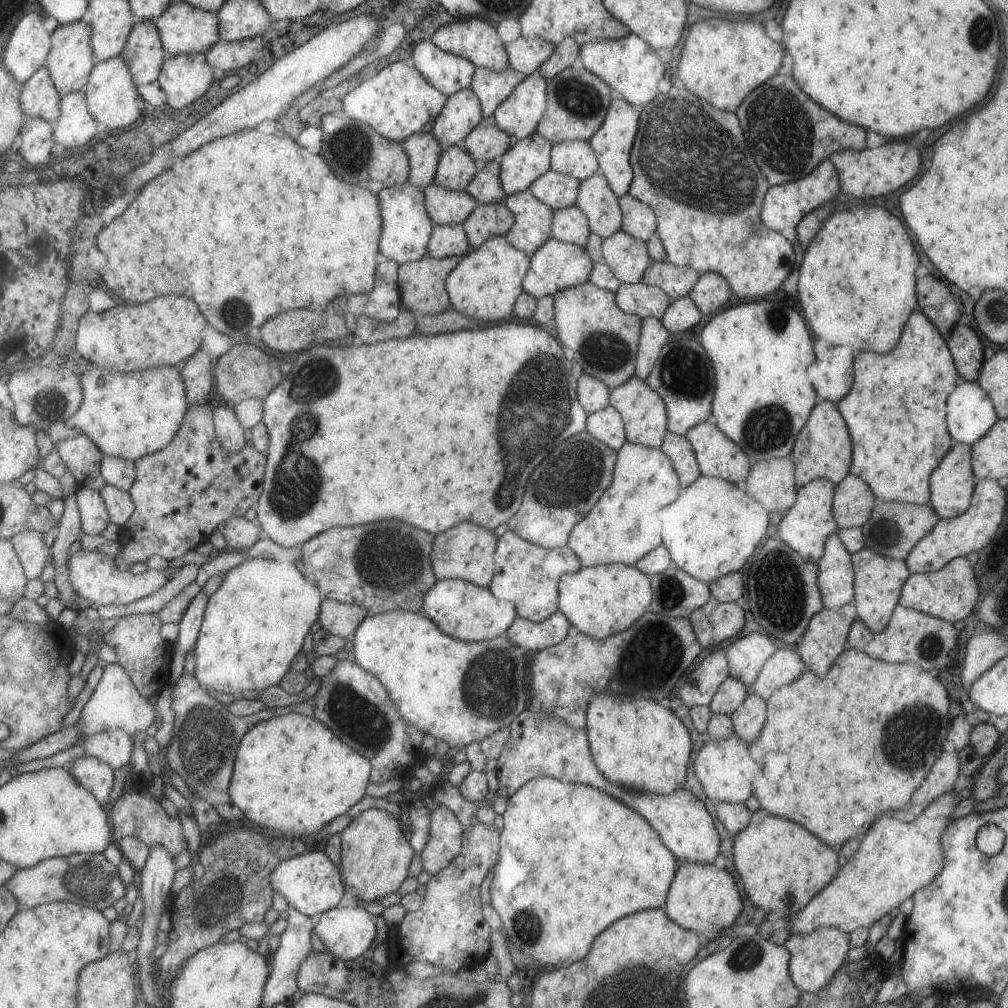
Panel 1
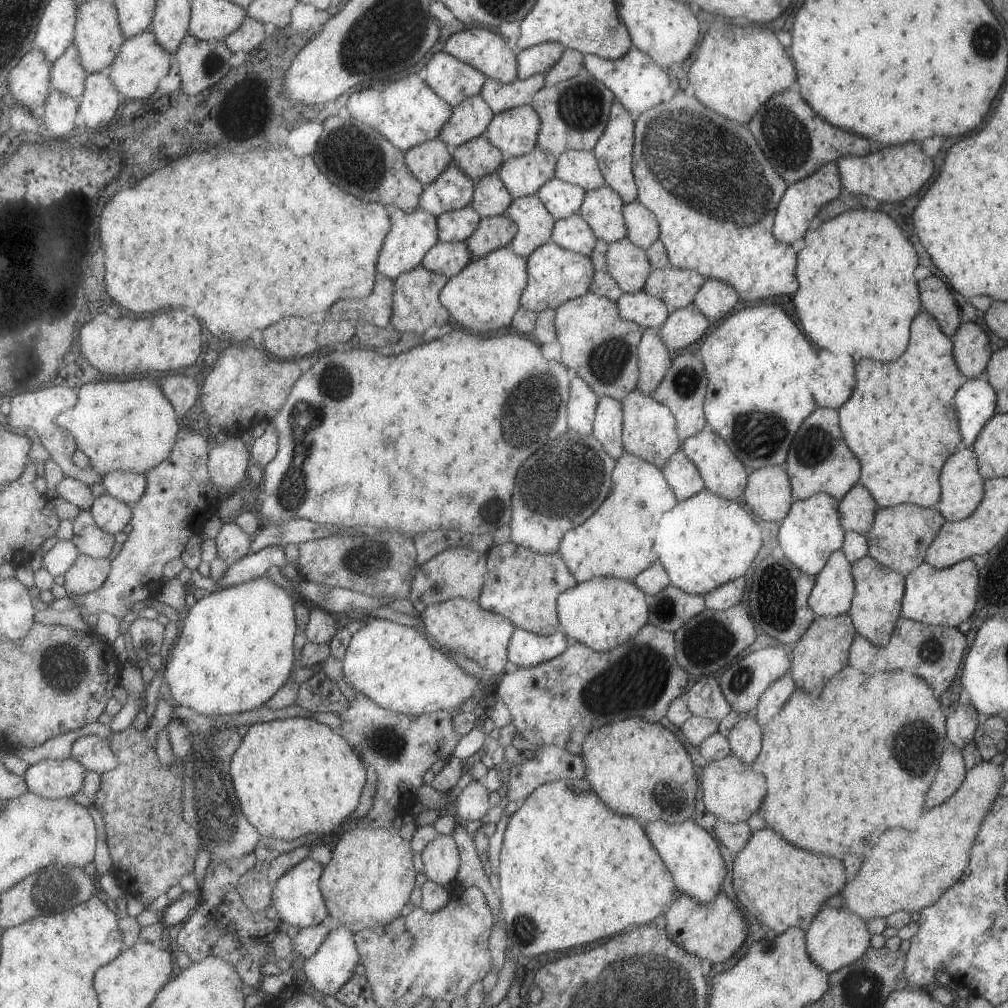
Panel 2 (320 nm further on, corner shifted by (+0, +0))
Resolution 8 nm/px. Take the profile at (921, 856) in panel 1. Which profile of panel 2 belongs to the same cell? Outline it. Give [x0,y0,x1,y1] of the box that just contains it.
[841,760,1004,921]

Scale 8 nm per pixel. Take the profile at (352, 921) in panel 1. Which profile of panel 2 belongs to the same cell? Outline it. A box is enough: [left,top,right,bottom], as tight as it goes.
[300,924,358,996]

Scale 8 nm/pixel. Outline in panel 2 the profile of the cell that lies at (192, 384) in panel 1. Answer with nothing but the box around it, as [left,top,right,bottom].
[159,375,199,416]

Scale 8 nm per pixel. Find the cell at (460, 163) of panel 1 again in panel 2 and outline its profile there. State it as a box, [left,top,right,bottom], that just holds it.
[418,164,474,218]

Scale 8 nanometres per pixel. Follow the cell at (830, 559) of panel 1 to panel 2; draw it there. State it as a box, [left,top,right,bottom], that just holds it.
[809,549,854,617]

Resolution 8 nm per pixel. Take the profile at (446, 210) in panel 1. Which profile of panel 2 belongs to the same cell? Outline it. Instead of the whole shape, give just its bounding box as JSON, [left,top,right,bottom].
[436,205,480,243]

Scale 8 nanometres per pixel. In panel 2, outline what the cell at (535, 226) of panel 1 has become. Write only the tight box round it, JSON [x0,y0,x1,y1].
[505,194,555,259]

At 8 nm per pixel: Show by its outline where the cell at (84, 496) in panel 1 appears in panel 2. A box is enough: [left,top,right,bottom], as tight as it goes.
[72,510,113,559]

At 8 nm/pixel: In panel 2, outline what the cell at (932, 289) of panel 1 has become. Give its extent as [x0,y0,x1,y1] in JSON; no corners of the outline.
[917,275,961,338]

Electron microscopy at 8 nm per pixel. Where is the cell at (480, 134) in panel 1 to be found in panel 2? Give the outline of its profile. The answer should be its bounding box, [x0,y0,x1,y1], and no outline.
[450,135,505,181]

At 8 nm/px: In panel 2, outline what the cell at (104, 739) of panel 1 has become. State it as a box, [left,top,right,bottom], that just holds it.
[72,735,119,775]

